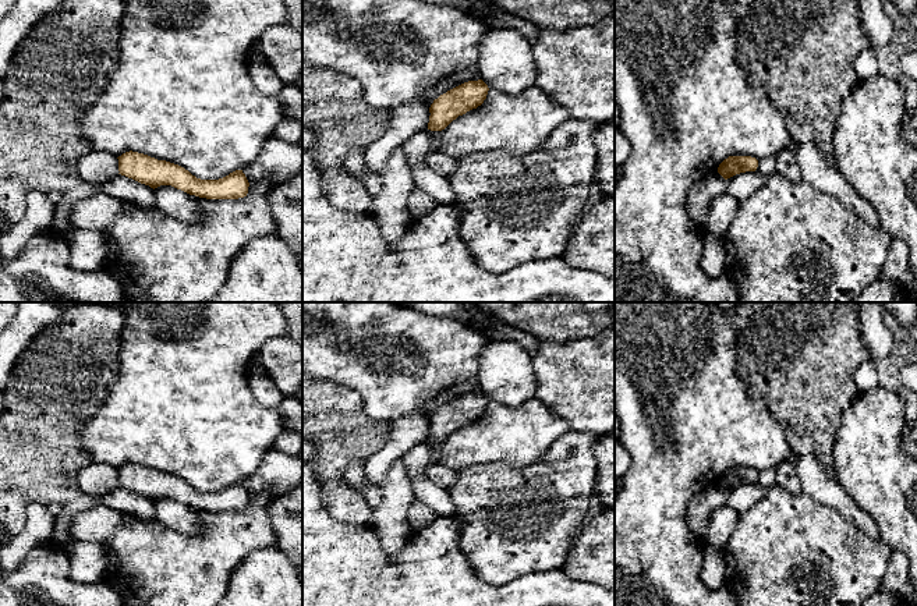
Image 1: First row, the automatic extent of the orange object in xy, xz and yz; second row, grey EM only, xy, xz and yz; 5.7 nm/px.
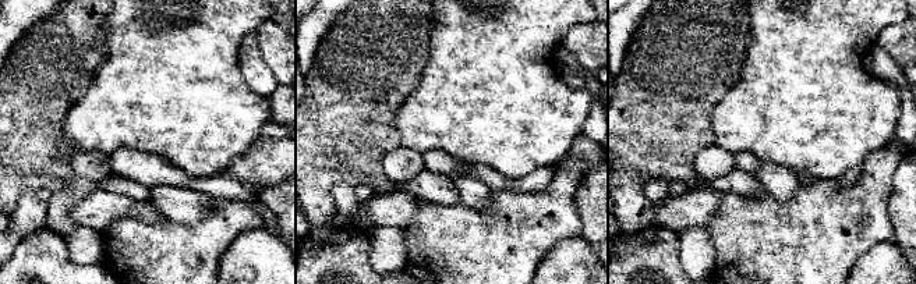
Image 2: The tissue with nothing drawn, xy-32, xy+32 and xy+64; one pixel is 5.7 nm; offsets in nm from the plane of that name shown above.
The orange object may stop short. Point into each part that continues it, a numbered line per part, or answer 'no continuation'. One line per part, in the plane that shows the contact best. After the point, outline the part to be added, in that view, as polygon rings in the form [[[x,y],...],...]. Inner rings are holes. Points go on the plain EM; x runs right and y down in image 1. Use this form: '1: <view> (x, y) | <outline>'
no continuation

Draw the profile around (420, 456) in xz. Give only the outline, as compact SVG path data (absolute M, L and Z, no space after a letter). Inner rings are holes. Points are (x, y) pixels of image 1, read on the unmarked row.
M425 443L411 447L401 456L415 497L438 517L453 517L456 507L449 490L431 483L425 476L425 468L436 458L436 454Z

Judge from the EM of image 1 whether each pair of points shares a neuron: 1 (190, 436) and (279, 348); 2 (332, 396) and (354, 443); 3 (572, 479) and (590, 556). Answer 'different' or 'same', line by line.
1: different
2: same
3: different

